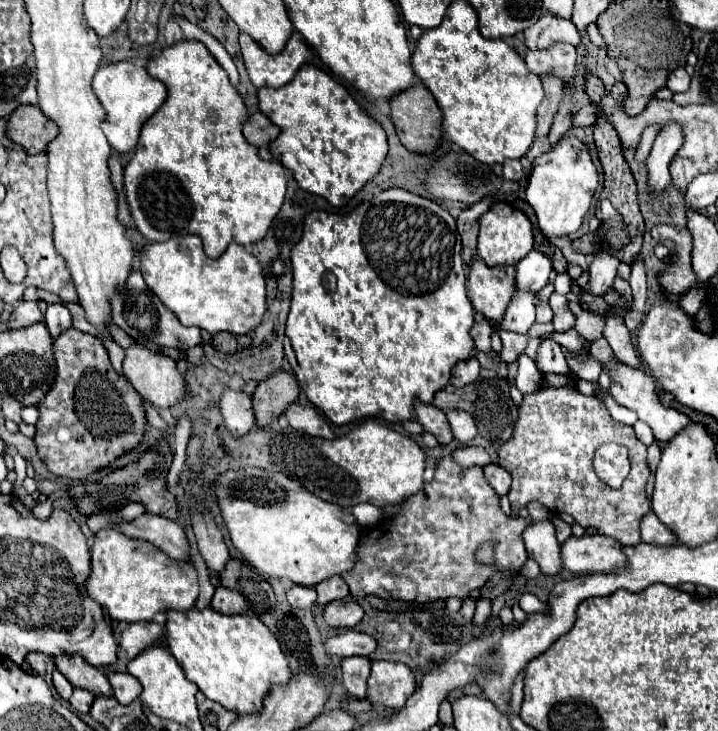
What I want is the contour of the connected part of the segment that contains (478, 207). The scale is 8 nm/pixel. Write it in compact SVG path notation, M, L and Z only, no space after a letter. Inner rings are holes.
M495 197L481 199L473 207L467 207L459 217L457 217L457 227L463 237L463 253L465 253L465 263L471 263L471 257L475 255L475 243L477 243L477 233L479 233L479 217L491 207Z

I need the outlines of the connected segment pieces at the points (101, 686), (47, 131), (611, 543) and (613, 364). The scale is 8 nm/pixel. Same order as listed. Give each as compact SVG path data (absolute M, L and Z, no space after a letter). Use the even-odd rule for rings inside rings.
M57 657L55 665L73 687L87 689L95 697L113 697L113 689L107 681L107 675L101 669L85 663L81 657Z
M21 105L7 119L7 137L29 153L41 153L57 137L57 125L35 105Z
M585 533L583 537L573 535L561 545L561 561L563 569L571 573L597 573L613 571L627 559L613 537Z
M601 337L597 341L593 341L591 345L591 355L603 365L607 367L609 375L611 375L611 397L621 405L621 407L627 407L631 411L637 413L637 417L647 423L651 429L653 429L653 435L657 441L661 443L667 443L669 439L673 439L681 429L685 429L685 425L689 423L689 417L683 415L681 411L677 409L671 409L671 407L663 407L661 401L659 401L659 395L657 395L657 383L653 381L653 377L649 377L649 373L645 373L643 369L637 369L637 367L629 367L621 361L617 361L617 357L613 355L609 343Z

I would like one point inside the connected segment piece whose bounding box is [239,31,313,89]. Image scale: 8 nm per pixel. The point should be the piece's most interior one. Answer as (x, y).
(274, 71)

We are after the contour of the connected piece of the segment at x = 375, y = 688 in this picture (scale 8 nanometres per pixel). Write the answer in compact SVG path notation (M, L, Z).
M373 661L367 679L367 701L389 709L405 707L415 691L415 677L405 663Z

